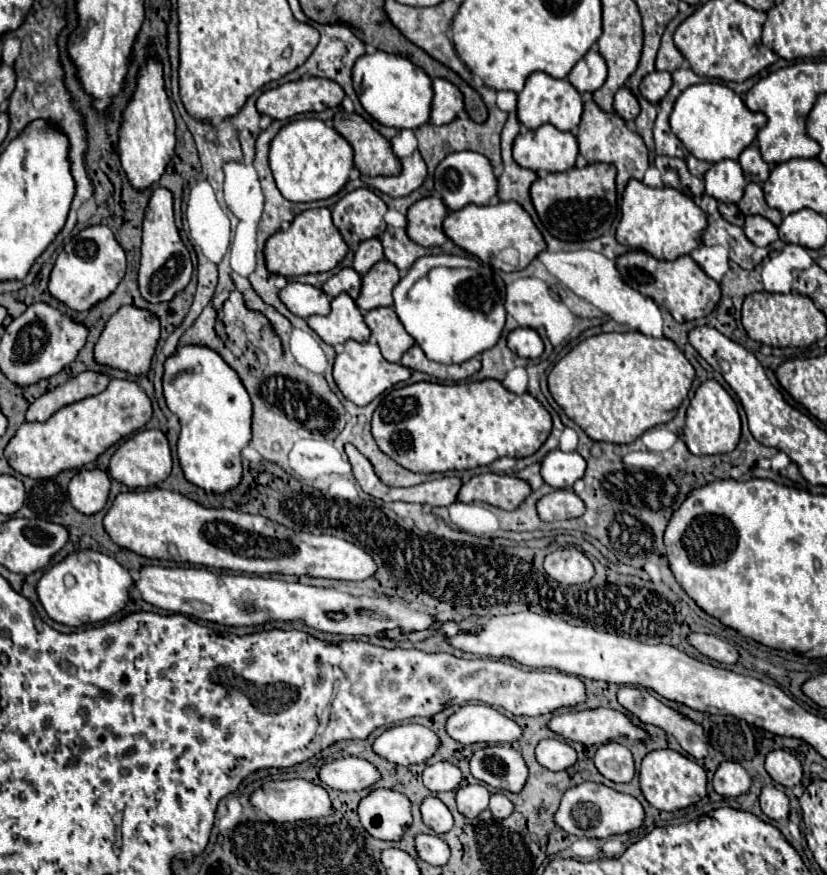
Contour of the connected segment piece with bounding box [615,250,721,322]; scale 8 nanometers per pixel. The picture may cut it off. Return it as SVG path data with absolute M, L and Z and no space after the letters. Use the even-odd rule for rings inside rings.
M633 250L621 254L615 260L615 266L619 270L621 280L627 282L627 286L639 290L643 296L653 298L661 308L669 310L677 322L687 322L707 316L715 308L717 304L715 300L721 298L719 284L713 278L705 276L705 272L691 256L681 256L675 262L667 262L667 260L653 258L643 250Z

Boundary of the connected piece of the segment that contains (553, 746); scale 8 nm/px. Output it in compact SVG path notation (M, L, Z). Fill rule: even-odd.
M557 738L541 740L537 744L535 754L537 754L537 762L541 766L545 766L547 770L553 770L553 772L567 770L567 768L571 768L577 762L575 748L569 746L563 740L557 740Z

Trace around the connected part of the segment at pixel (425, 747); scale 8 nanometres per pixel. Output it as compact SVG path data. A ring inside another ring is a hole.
M399 724L385 730L373 742L373 750L401 766L421 764L439 750L439 736L421 724Z

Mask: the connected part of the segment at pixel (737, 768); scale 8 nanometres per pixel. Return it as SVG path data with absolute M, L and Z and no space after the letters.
M731 760L721 762L713 776L713 788L721 796L737 798L749 792L749 786L751 786L751 778L739 762L731 762Z

